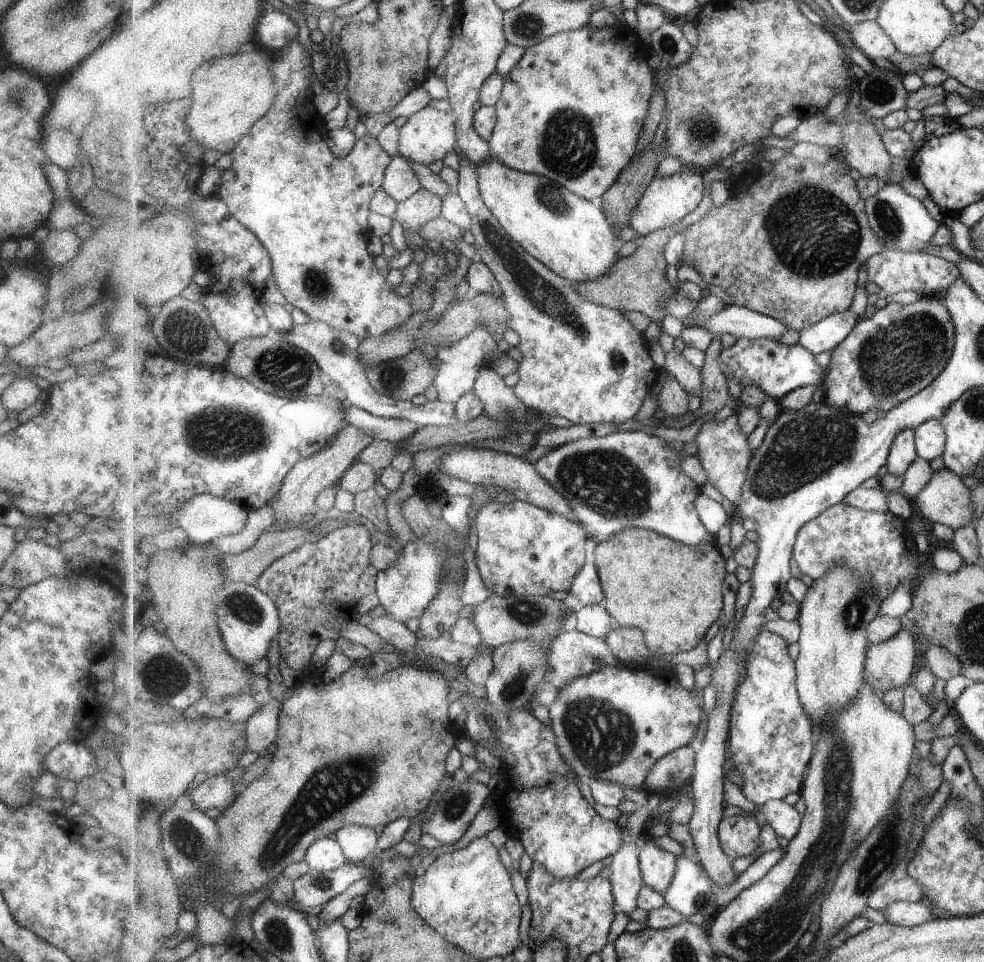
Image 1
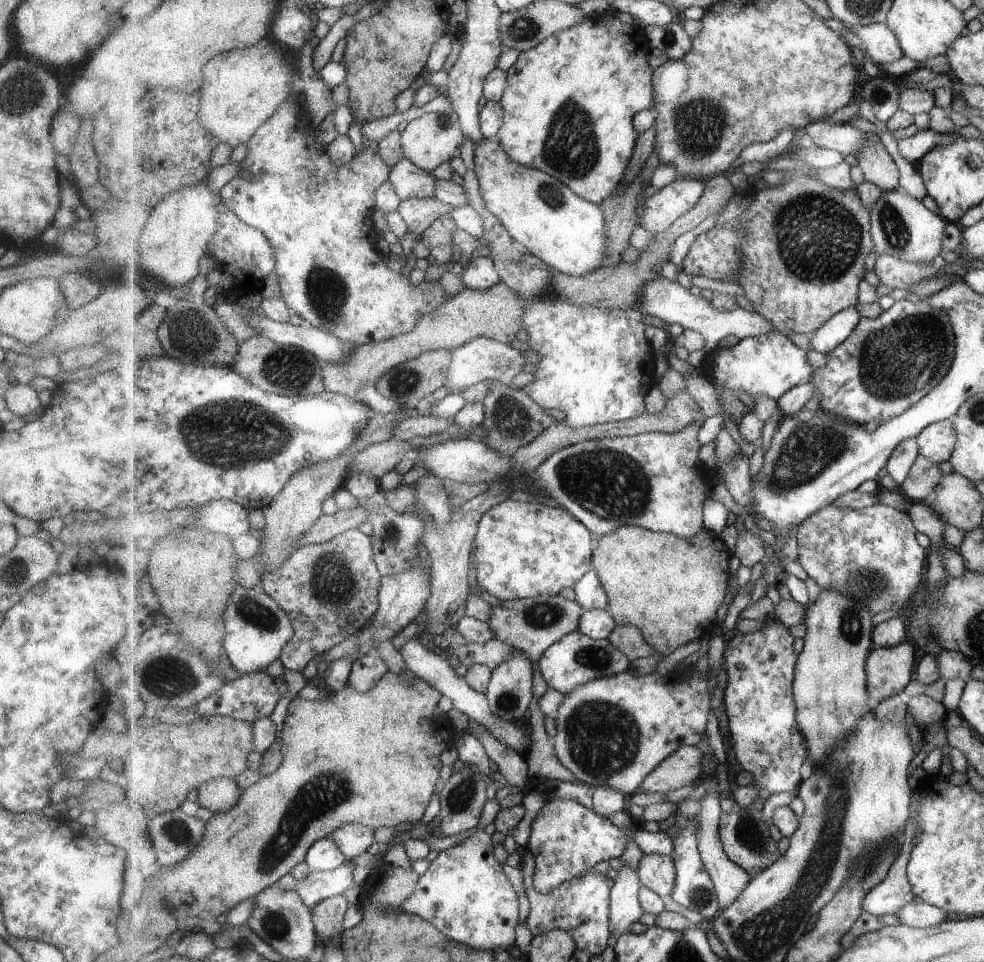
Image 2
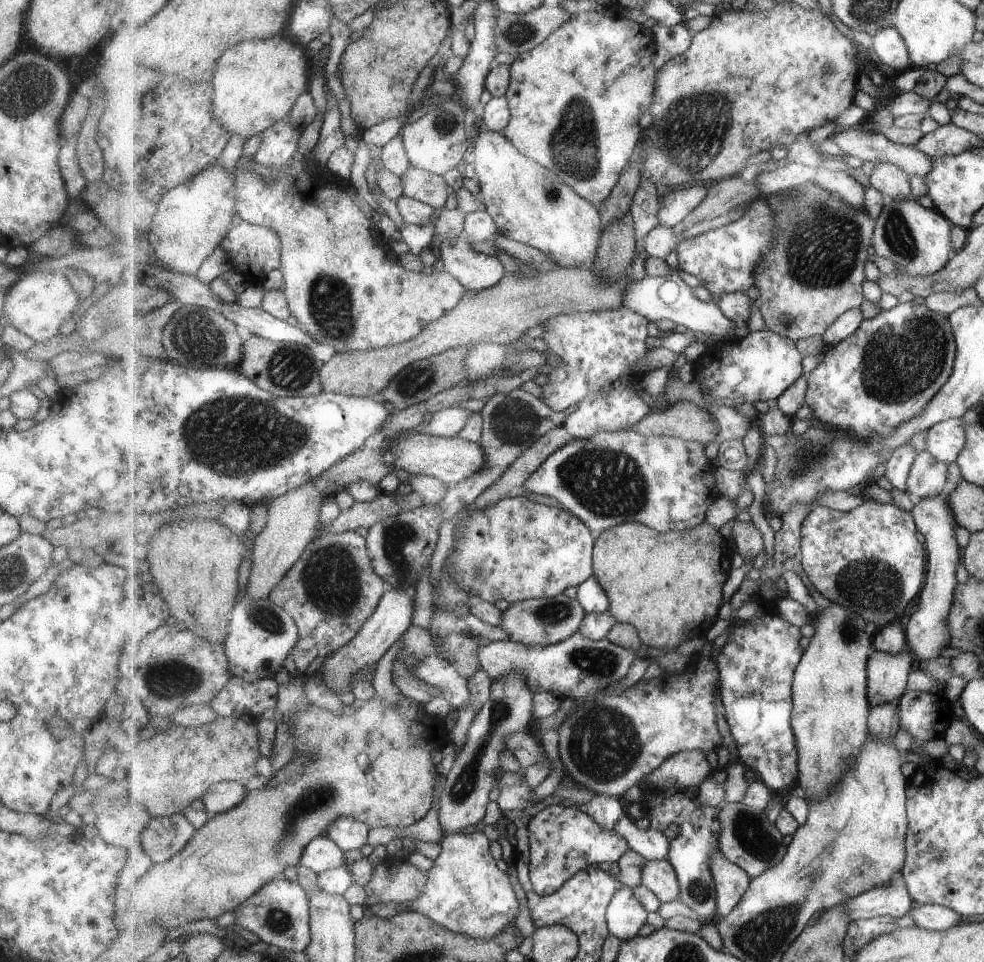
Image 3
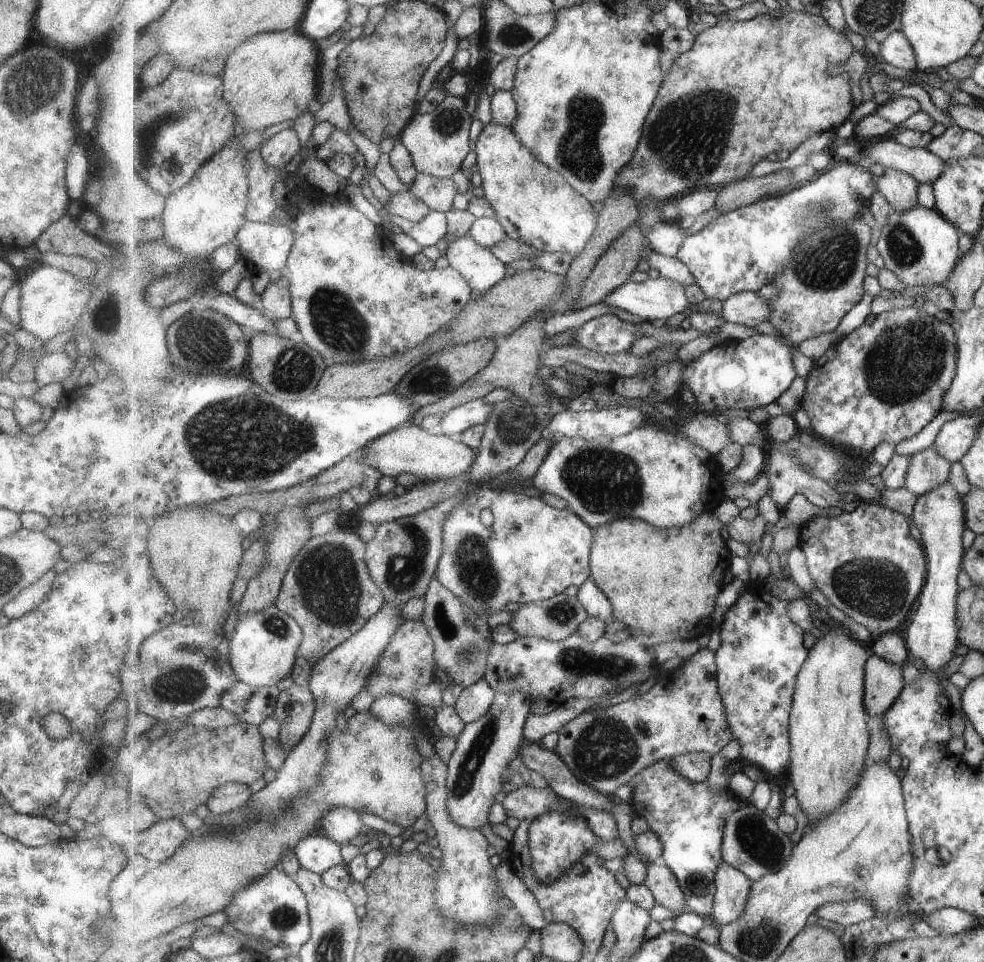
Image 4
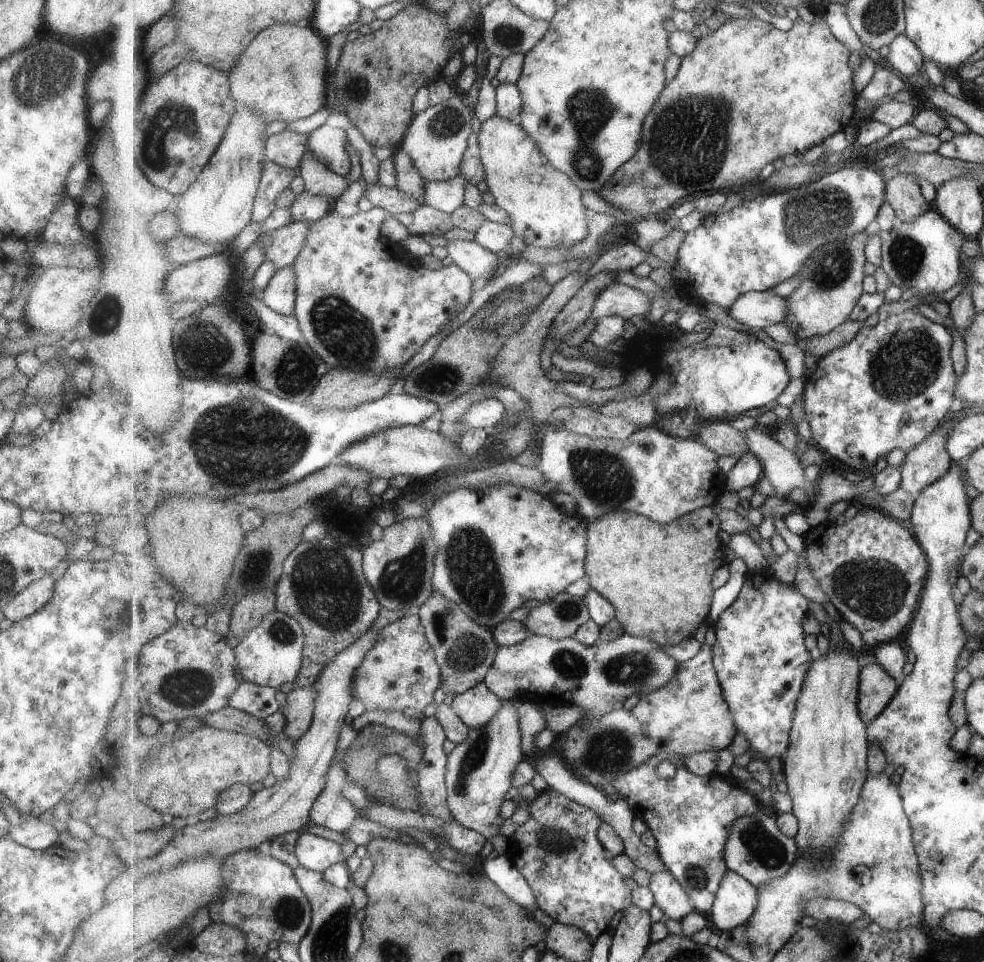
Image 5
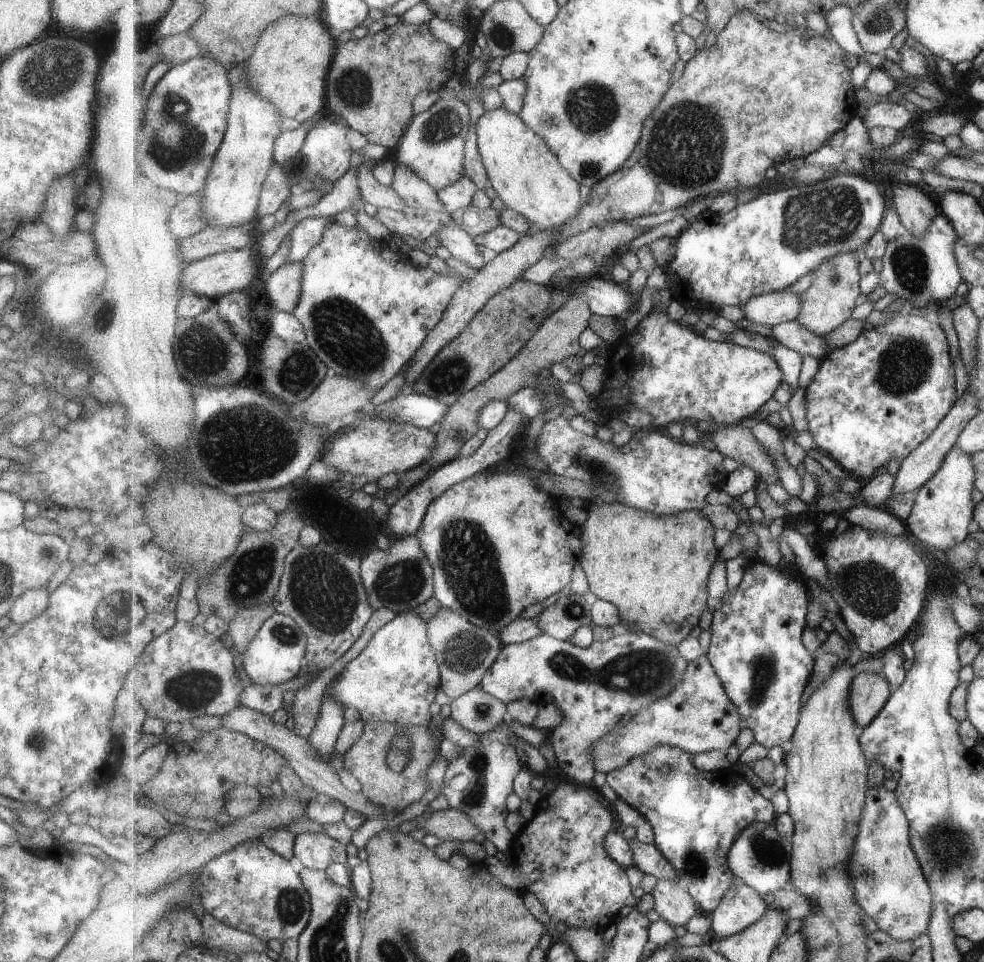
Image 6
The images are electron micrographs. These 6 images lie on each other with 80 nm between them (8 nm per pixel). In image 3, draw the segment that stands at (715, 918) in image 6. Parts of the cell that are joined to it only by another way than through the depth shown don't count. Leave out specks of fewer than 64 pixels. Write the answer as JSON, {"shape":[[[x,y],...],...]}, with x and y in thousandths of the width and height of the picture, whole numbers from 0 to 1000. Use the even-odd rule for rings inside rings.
{"shape":[[[731,881],[725,888],[724,909],[729,925],[728,954],[737,954],[749,944],[753,933],[761,924],[763,913],[761,909],[743,896]]]}

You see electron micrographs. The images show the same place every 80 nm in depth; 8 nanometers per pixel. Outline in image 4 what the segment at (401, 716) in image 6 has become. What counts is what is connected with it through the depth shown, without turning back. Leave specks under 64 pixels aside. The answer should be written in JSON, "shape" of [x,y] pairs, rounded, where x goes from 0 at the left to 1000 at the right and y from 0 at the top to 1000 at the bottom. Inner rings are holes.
{"shape":[[[414,643],[400,659],[398,668],[383,686],[378,700],[375,702],[373,713],[380,726],[387,726],[393,719],[403,721],[418,731],[422,737],[426,732],[422,726],[423,719],[428,714],[442,711],[446,708],[445,690],[442,684],[441,665],[434,651],[427,644]]]}

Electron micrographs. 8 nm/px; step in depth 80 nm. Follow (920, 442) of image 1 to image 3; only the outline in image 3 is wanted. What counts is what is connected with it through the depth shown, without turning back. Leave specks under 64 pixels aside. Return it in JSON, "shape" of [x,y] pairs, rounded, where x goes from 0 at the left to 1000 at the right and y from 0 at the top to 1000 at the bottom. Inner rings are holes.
{"shape":[[[966,435],[950,441],[940,454],[940,469],[948,472],[954,480],[972,480],[975,472],[981,468],[983,447],[975,435]]]}

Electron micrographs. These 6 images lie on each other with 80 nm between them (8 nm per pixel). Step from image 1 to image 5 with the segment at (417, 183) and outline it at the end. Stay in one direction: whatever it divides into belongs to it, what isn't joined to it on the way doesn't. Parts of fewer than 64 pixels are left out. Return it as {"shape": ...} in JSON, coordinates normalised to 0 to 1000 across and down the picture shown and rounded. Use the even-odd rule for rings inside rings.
{"shape":[[[466,182],[457,188],[434,188],[432,212],[453,221],[462,220],[473,210],[475,187]]]}

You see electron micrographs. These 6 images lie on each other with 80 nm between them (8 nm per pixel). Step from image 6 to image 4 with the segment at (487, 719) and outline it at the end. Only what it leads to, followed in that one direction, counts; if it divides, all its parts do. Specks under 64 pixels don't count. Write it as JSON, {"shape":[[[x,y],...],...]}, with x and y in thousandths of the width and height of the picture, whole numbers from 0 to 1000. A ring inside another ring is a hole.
{"shape":[[[491,705],[481,713],[475,714],[468,723],[465,723],[460,735],[472,752],[480,752],[491,746],[499,738],[504,720]]]}

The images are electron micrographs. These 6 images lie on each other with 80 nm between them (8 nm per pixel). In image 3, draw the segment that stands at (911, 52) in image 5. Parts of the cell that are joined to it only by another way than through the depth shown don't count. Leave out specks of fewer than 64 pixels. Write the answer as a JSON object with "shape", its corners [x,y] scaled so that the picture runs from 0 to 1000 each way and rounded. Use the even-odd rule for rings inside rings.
{"shape":[[[910,28],[897,29],[893,35],[887,35],[885,42],[882,57],[887,59],[891,67],[900,68],[914,75],[926,71],[922,46]]]}

